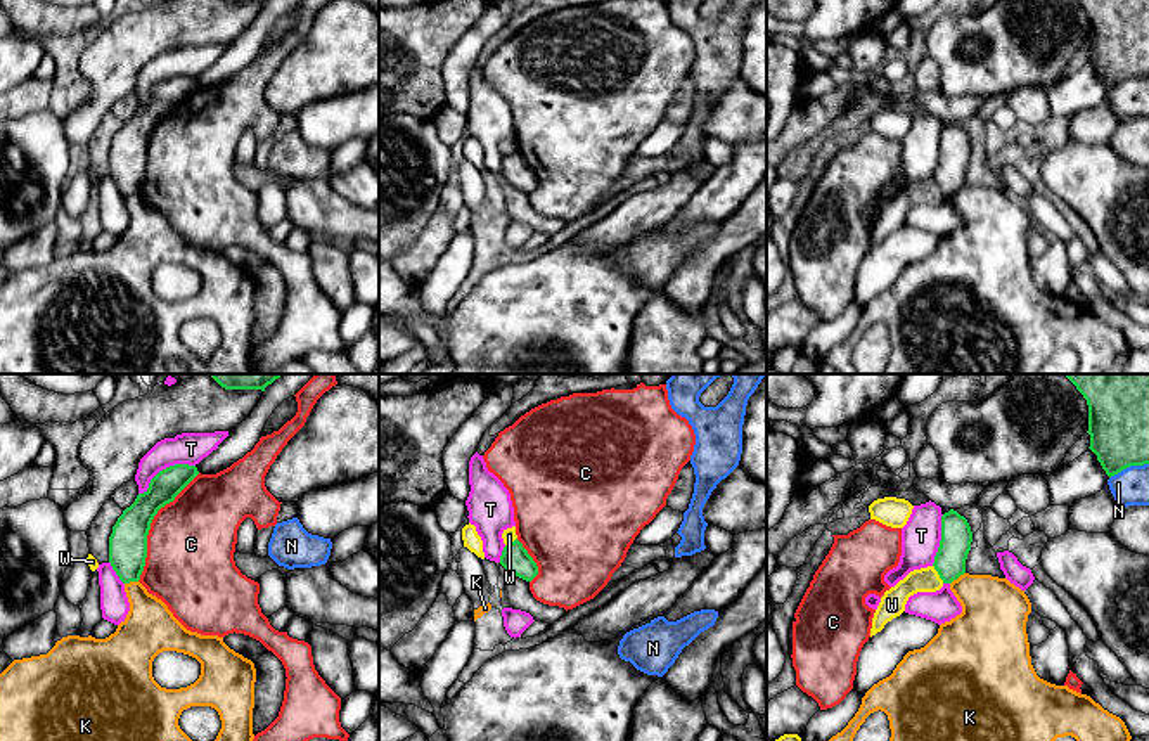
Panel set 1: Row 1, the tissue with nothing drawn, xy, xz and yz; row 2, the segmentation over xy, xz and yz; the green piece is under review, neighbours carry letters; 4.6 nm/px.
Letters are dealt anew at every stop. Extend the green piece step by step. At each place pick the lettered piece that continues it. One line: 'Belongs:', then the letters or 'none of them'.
Belongs: none of them

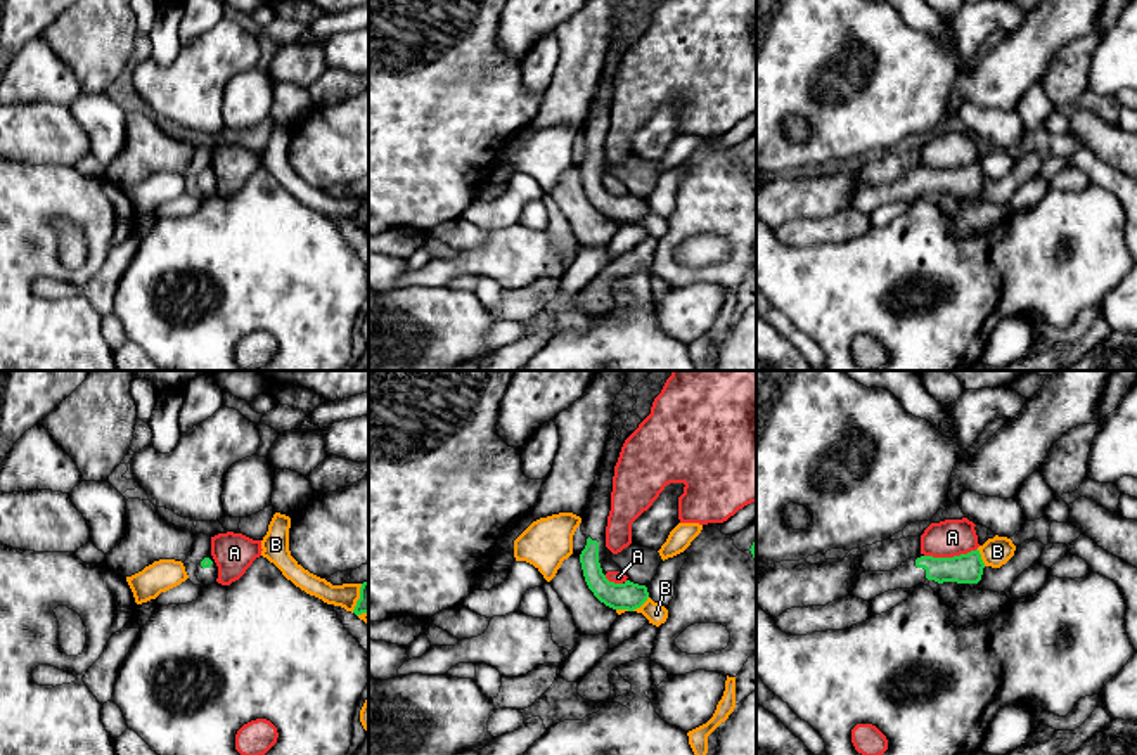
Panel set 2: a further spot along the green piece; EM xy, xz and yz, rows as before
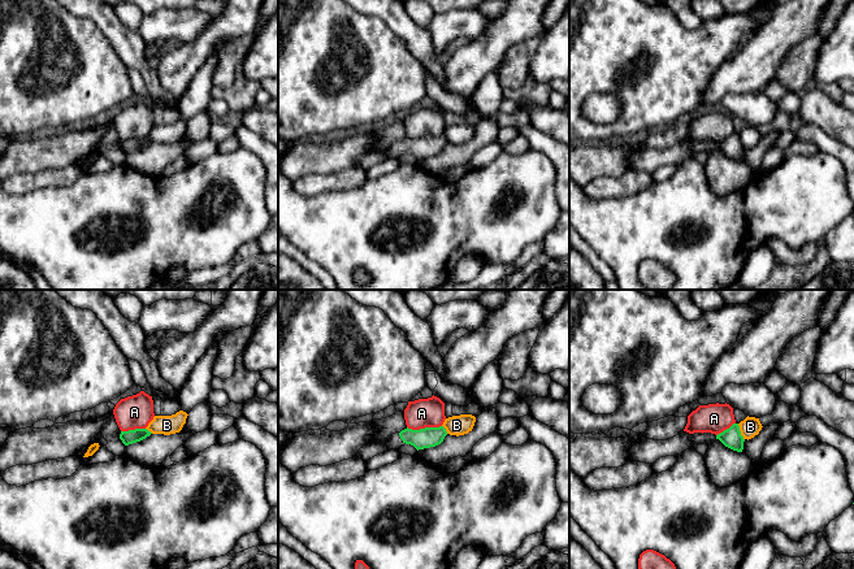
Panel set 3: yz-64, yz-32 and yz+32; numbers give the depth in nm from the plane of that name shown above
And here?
Belongs: none of them

